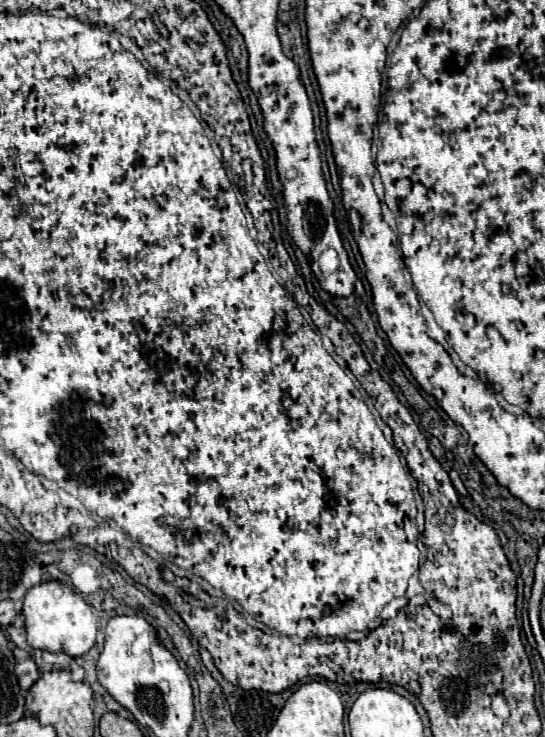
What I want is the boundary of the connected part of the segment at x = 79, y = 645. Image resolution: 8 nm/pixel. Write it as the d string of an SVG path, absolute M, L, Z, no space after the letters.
M43 582L33 586L23 600L23 616L25 616L25 630L27 642L33 648L67 654L71 658L83 656L95 646L97 636L97 616L93 608L83 600L83 596L61 582Z

